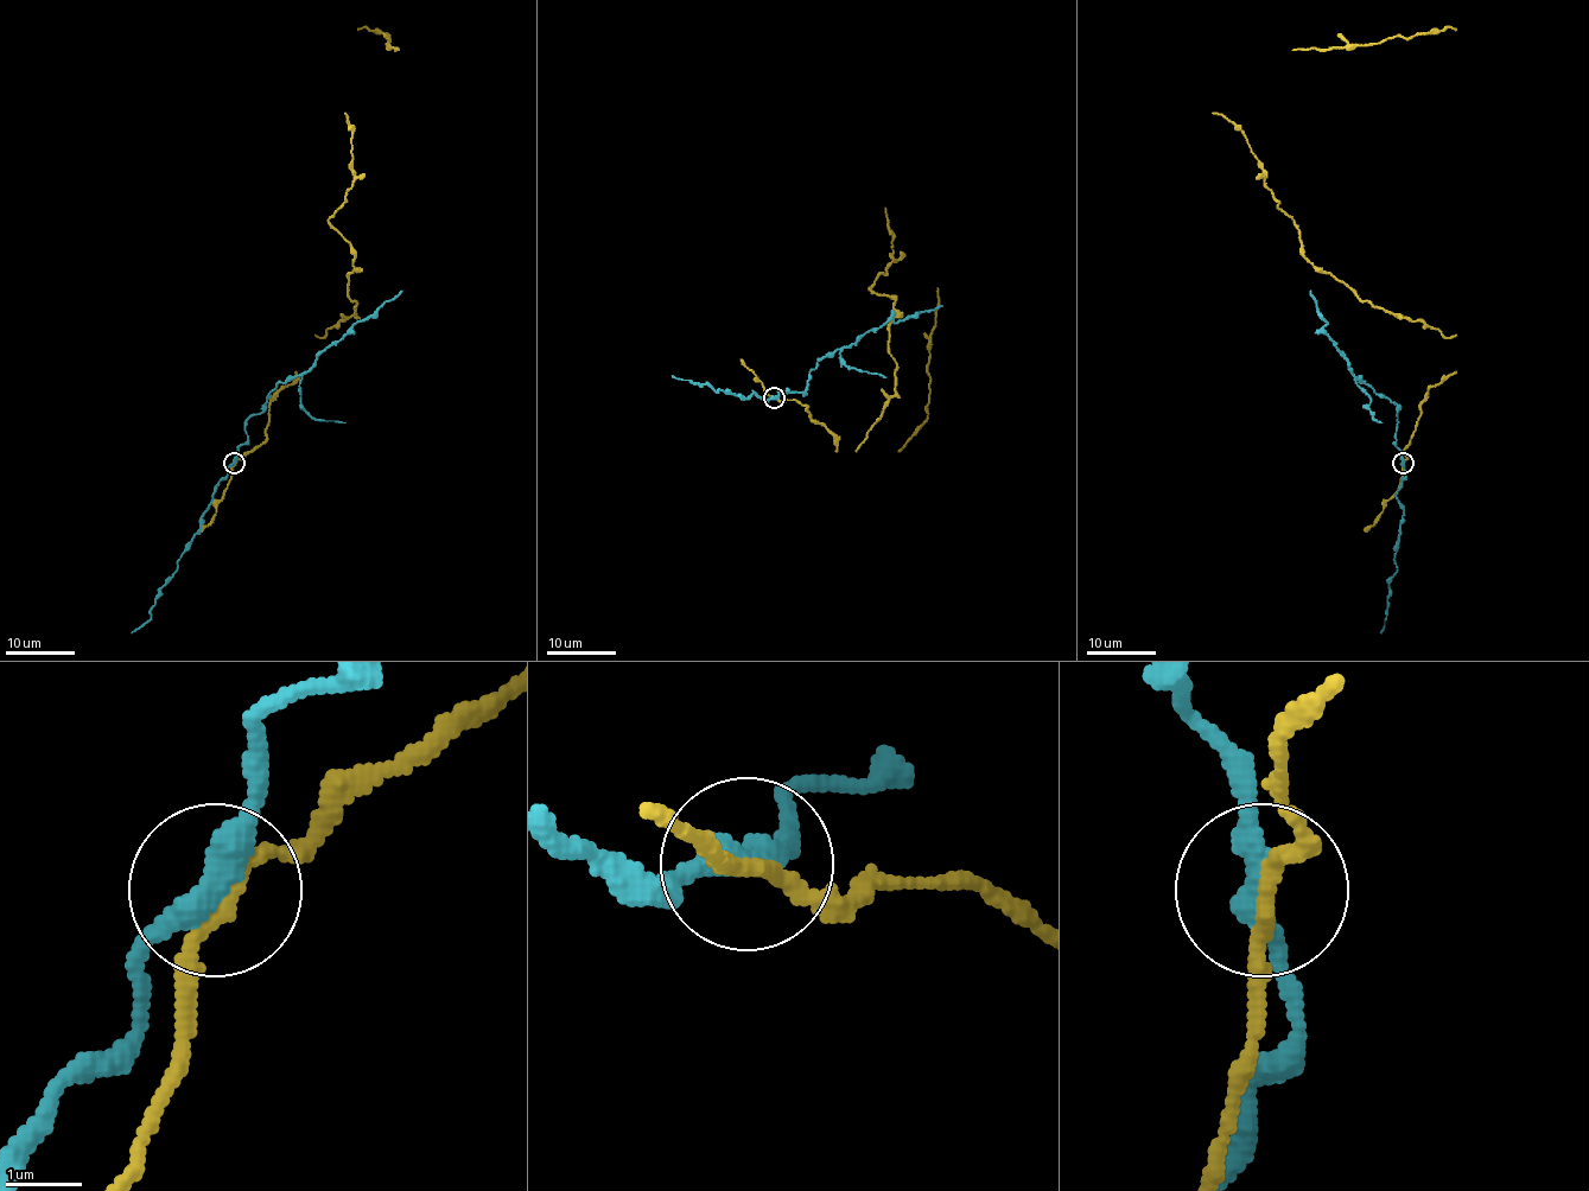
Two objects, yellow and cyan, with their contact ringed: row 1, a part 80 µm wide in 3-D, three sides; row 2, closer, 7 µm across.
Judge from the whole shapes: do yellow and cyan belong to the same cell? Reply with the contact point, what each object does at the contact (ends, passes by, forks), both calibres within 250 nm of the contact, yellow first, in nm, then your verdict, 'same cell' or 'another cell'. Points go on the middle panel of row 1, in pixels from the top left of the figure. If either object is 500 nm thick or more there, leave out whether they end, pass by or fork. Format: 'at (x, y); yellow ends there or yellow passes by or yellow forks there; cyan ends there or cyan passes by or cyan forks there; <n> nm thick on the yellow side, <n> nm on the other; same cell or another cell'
at (774, 397); yellow passes by; cyan passes by; 200 nm thick on the yellow side, 360 nm on the other; another cell

